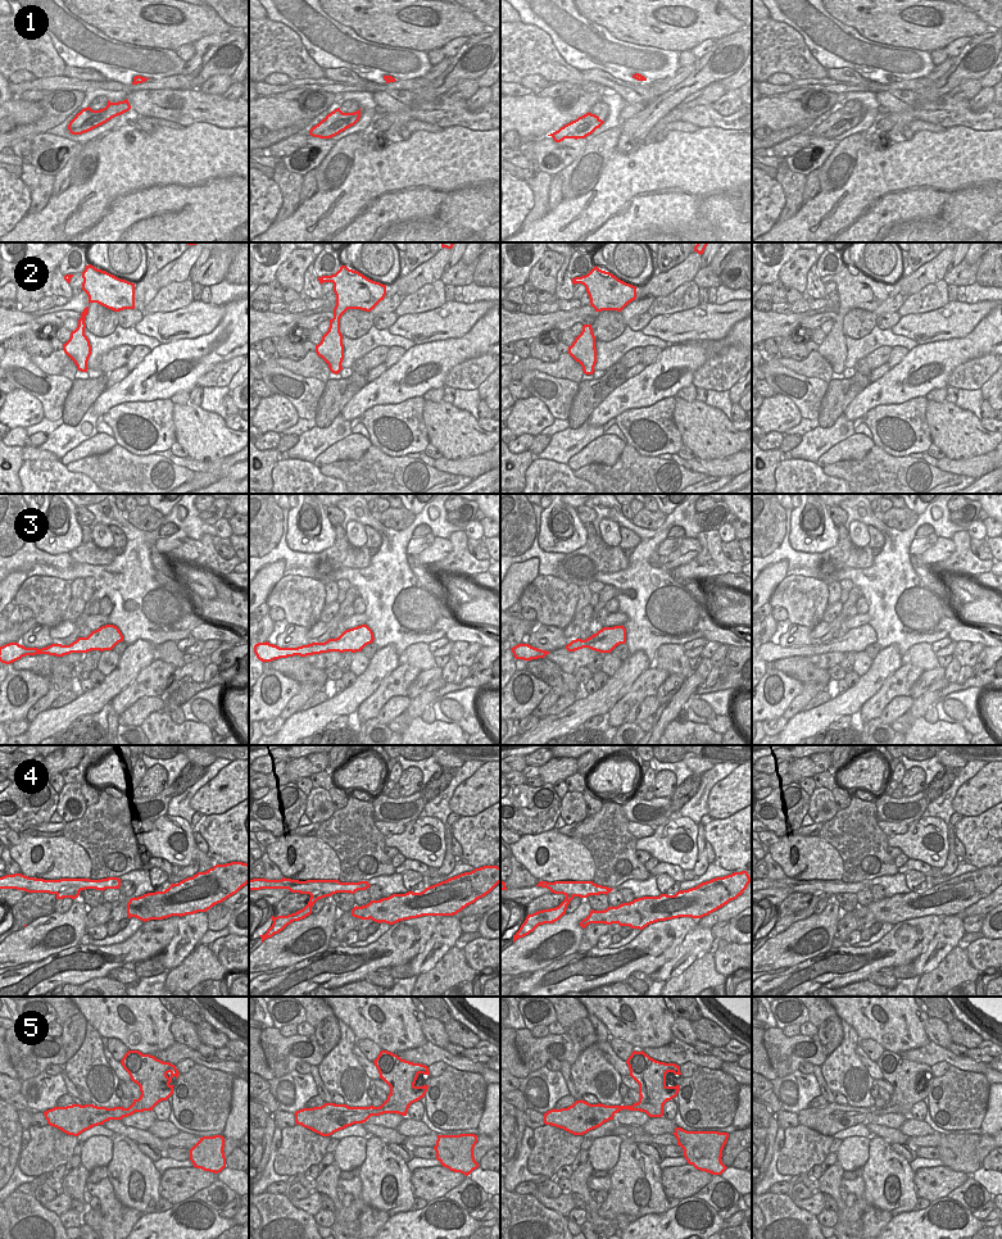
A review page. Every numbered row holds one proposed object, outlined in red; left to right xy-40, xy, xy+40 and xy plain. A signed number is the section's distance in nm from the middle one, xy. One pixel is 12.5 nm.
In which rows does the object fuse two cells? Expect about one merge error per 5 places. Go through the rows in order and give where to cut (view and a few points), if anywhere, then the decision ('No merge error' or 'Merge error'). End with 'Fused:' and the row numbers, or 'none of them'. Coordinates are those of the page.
1: No split. No merge error
2: No split. No merge error
3: No split. No merge error
4: Split along xy (325, 895), (313, 895), (311, 898). Merge error
5: No split. No merge error
Fused: 4.

